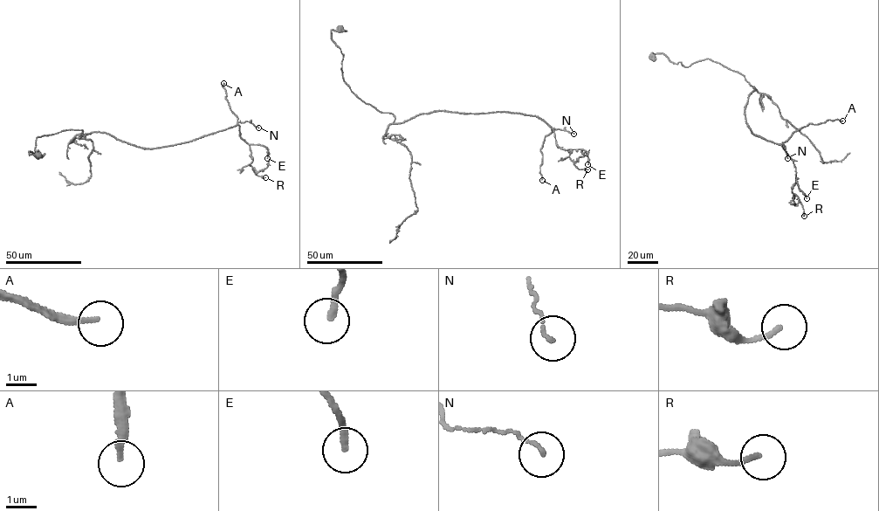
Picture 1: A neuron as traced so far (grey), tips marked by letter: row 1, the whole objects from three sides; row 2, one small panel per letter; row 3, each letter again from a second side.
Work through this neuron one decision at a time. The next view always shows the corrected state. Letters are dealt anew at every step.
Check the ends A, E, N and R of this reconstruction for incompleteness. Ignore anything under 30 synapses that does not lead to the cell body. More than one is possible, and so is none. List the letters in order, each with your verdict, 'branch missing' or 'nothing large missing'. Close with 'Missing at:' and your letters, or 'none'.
A: branch missing
E: nothing large missing
N: nothing large missing
R: nothing large missing
Missing at: A

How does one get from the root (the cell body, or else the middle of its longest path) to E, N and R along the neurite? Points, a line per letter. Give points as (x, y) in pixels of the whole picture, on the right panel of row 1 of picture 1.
E: (652, 57), (687, 67), (708, 58), (745, 76), (755, 90), (749, 127), (783, 148), (806, 198)
N: (652, 57), (687, 67), (708, 58), (744, 75), (755, 90), (749, 127), (783, 143), (787, 158)
R: (652, 57), (687, 67), (708, 58), (745, 76), (755, 90), (746, 122), (791, 158), (804, 216)

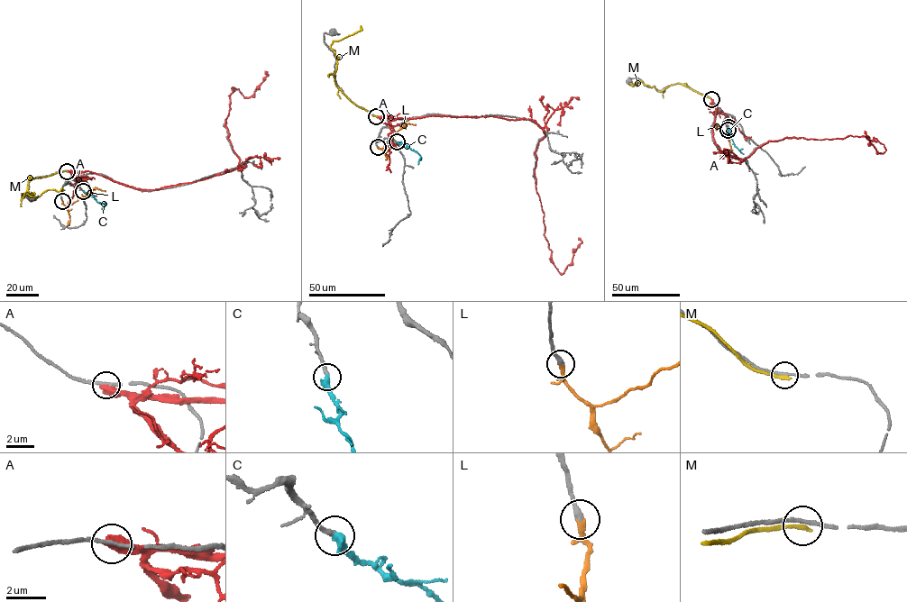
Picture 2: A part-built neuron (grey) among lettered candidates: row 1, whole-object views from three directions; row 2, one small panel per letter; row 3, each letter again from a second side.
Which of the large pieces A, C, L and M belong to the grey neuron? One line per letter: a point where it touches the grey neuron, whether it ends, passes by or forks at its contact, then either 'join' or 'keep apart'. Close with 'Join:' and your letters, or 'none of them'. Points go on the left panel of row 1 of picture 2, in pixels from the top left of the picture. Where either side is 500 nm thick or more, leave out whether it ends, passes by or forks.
A: contact (68, 171); keep apart
C: contact (83, 191); it ends; join
L: contact (62, 201); it passes by; join
M: contact (67, 171); it ends; keep apart
Join: C, L

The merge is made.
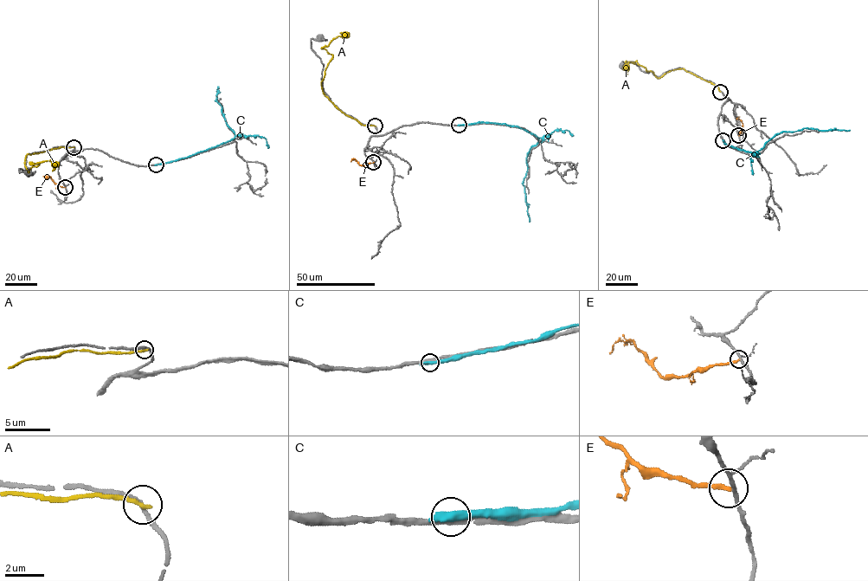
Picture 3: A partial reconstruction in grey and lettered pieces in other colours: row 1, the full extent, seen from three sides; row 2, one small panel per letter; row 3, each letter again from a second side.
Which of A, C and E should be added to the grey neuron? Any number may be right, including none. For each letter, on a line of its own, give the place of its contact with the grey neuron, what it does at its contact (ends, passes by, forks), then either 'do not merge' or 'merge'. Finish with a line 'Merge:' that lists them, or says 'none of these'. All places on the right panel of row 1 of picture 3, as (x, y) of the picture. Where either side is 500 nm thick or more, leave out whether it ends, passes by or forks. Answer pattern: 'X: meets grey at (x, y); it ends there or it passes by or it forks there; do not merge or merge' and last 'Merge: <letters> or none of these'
A: meets grey at (720, 92); it ends there; do not merge
C: meets grey at (723, 140); it ends there; do not merge
E: meets grey at (738, 135); it ends there; do not merge
Merge: none of these

